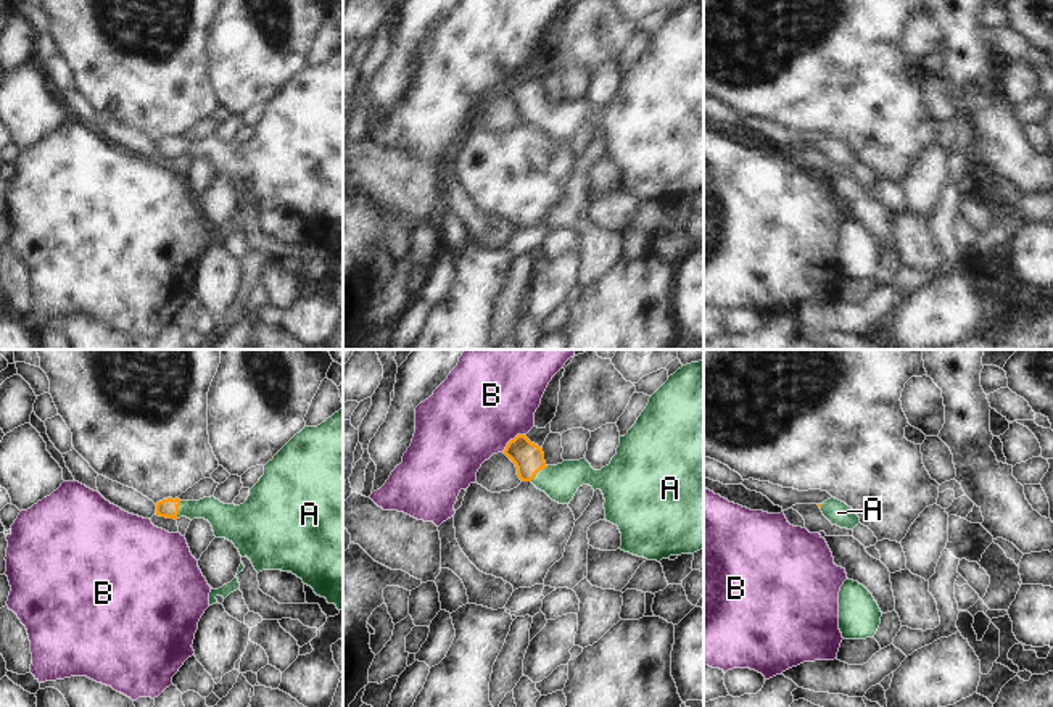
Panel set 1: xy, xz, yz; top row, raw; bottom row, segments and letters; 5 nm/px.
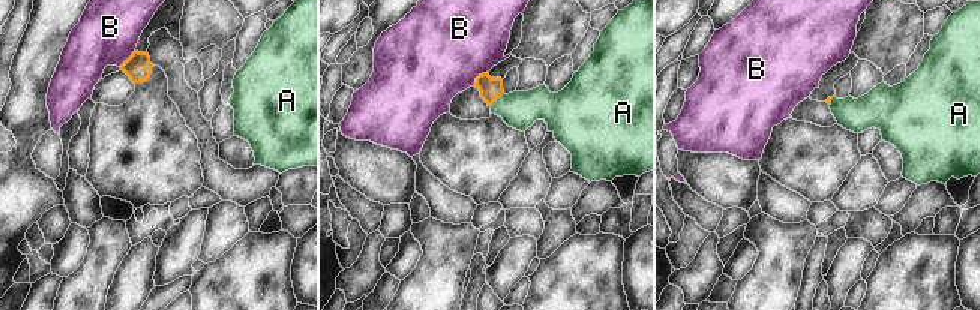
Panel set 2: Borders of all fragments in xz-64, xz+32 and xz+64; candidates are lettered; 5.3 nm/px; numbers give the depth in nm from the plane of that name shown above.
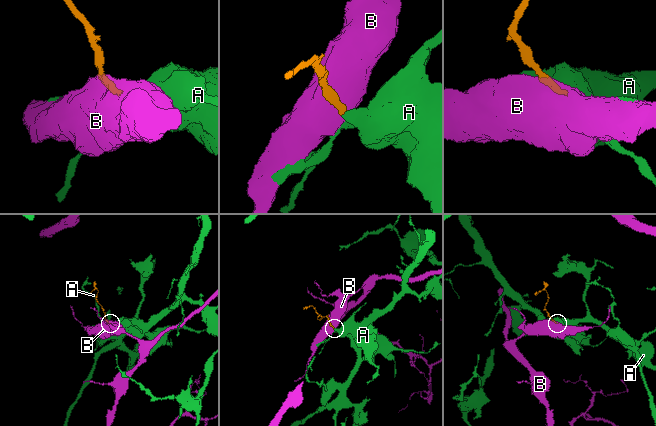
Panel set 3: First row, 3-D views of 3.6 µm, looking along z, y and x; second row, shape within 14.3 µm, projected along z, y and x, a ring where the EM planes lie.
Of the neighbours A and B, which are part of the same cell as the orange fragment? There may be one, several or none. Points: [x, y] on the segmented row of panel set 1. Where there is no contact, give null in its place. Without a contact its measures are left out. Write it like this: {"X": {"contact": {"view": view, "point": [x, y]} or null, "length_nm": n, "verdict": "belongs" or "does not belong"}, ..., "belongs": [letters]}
{"A": {"contact": {"view": "xz", "point": [538, 471]}, "length_nm": 120, "verdict": "belongs"}, "B": {"contact": {"view": "xz", "point": [514, 438]}, "length_nm": 150, "verdict": "does not belong"}, "belongs": ["A"]}

